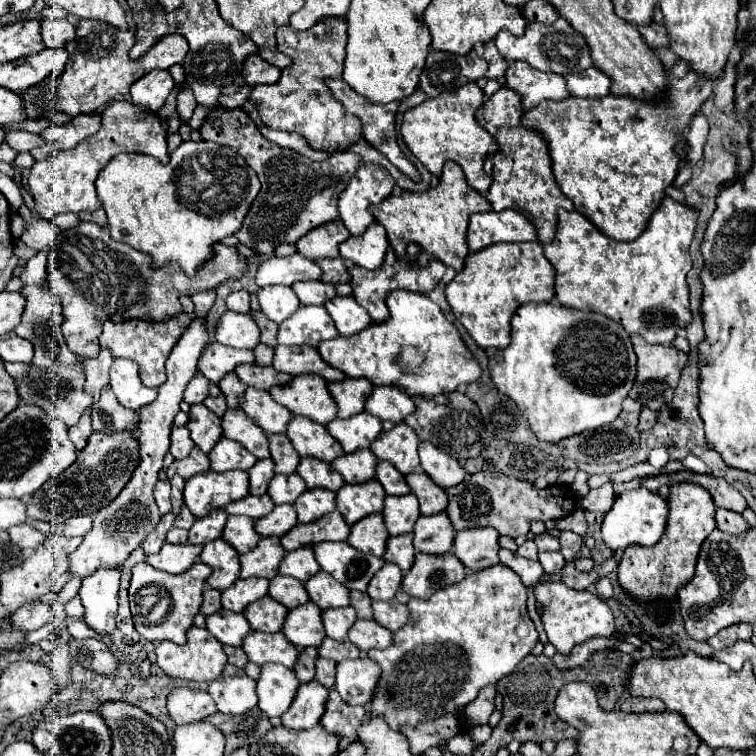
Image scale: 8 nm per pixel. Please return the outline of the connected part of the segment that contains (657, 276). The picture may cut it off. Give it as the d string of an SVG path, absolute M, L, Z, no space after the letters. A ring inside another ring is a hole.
M664 197L654 211L646 231L628 243L608 239L582 213L560 209L556 237L544 245L544 255L556 269L556 301L564 307L602 313L648 343L672 343L678 329L692 321L686 275L692 269L688 247L694 227L696 211L670 197Z

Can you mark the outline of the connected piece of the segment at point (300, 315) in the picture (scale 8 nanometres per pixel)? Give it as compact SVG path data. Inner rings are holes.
M300 305L300 309L280 325L278 343L280 345L312 345L316 347L324 339L338 337L336 325L328 317L324 307Z

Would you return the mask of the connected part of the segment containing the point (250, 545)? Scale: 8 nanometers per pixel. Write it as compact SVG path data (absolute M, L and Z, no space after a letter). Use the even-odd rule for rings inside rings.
M230 515L228 523L224 527L222 539L226 543L230 543L238 553L248 553L256 547L256 543L260 541L260 535L254 531L254 521L252 519Z

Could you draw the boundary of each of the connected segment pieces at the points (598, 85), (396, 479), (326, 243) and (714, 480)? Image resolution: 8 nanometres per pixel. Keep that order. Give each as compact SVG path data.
M590 67L578 75L564 75L564 79L566 79L568 93L576 97L596 99L610 93L610 79L596 67Z
M380 461L376 465L376 479L382 483L388 495L408 495L410 487L404 481L404 475L388 461Z
M330 221L328 225L318 225L316 229L308 231L298 243L296 251L308 259L334 259L338 255L338 245L348 239L348 229L342 221Z
M684 471L684 473L680 473L680 479L682 481L694 481L698 485L702 485L714 497L716 507L730 509L730 511L736 511L736 513L742 513L748 507L746 501L744 501L744 497L732 485L728 485L720 477L714 477L714 475L696 475L696 473L686 473Z

